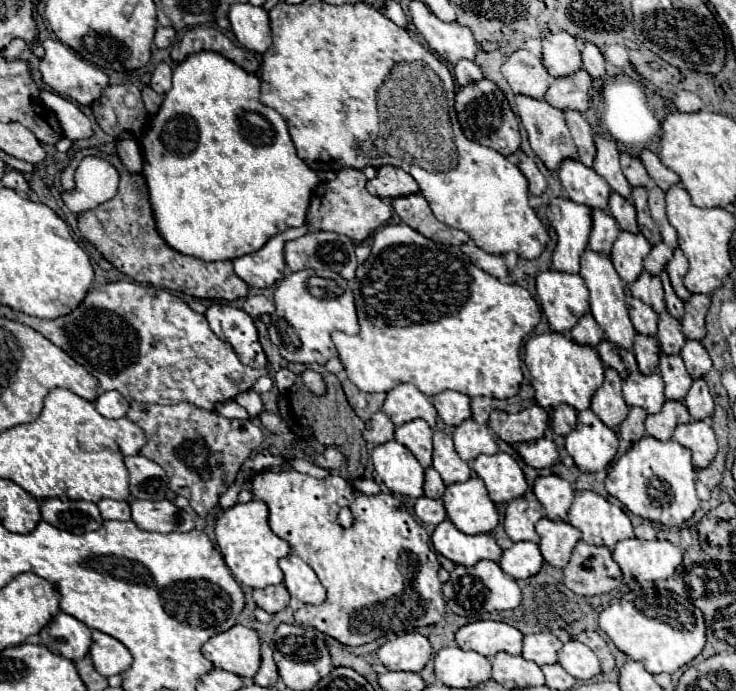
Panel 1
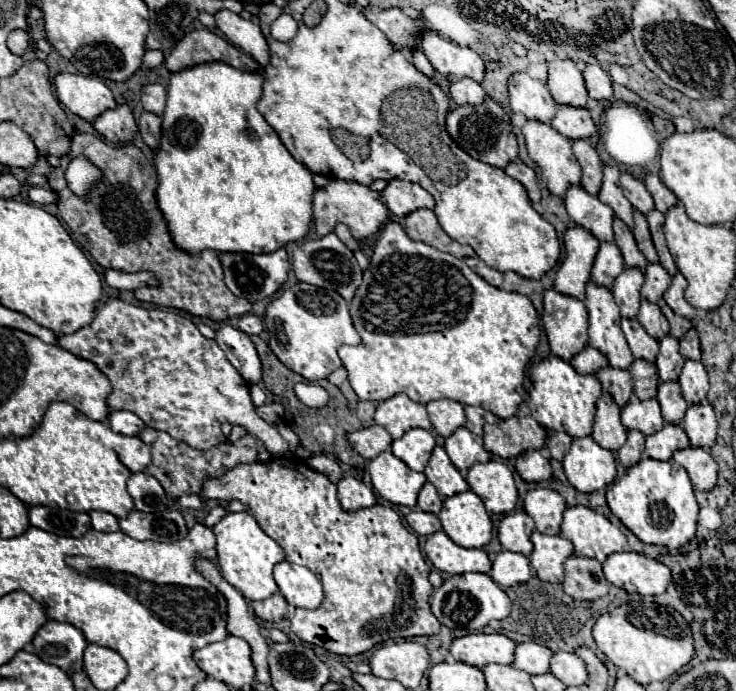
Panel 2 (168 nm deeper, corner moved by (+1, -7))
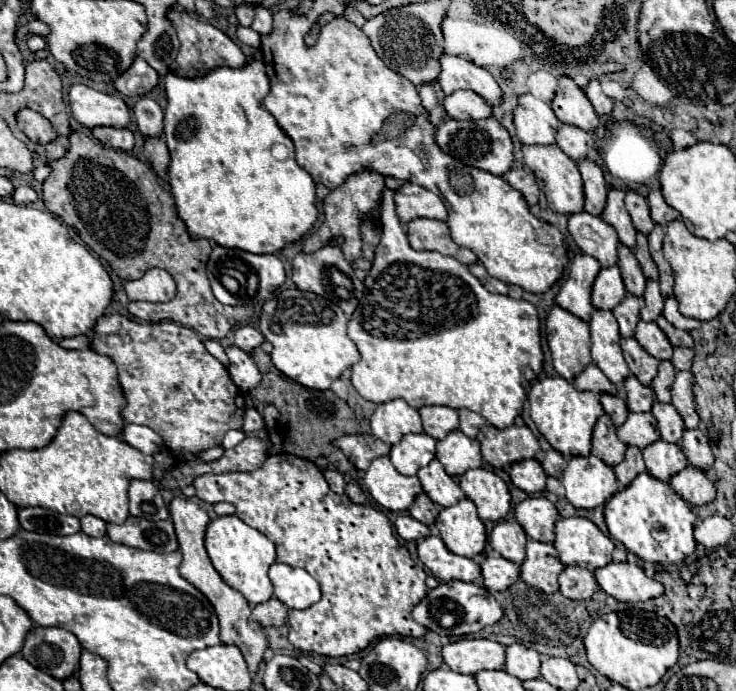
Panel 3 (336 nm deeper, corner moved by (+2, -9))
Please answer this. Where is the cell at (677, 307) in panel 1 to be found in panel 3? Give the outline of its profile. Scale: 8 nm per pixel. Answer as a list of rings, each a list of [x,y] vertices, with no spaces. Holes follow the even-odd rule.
[[[663,315],[657,319],[657,325],[665,331],[665,335],[669,337],[669,341],[671,341],[671,345],[673,347],[693,347],[693,337],[691,337],[691,333],[687,333],[687,331],[683,331],[683,329],[675,329]]]

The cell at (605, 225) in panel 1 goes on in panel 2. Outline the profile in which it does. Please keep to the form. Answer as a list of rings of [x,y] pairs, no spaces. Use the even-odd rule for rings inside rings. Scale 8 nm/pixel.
[[[600,243],[590,281],[594,285],[610,289],[614,279],[620,275],[620,271],[624,271],[624,261],[622,261],[620,249],[614,243]]]

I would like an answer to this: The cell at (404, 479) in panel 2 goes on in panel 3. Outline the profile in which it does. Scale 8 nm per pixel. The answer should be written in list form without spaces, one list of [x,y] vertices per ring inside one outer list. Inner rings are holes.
[[[377,457],[363,477],[371,497],[389,511],[407,511],[423,491],[417,477],[401,475],[389,457]]]

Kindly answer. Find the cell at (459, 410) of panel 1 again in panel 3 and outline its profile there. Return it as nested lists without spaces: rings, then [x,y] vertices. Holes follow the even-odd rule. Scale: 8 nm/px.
[[[421,407],[419,409],[425,433],[433,439],[443,439],[447,433],[459,427],[459,415],[451,407]]]

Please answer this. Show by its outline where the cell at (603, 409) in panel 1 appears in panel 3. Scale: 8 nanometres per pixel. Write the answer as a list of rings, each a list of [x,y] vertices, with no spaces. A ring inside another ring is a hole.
[[[603,413],[599,417],[599,421],[595,423],[595,429],[593,429],[591,453],[613,467],[613,465],[623,461],[625,449],[627,447],[619,441],[619,437],[615,433],[615,425],[613,425],[611,417],[607,417],[607,413]]]

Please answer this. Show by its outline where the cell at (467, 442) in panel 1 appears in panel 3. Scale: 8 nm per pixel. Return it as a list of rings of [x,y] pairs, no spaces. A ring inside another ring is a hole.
[[[459,429],[451,431],[445,439],[437,441],[435,457],[445,465],[445,471],[451,477],[459,477],[465,471],[483,465],[479,441],[463,435]]]

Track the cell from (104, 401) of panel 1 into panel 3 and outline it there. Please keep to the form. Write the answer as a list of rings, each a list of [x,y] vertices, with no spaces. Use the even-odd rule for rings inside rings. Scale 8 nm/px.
[[[127,423],[121,431],[121,437],[123,441],[127,441],[131,447],[139,449],[141,453],[147,453],[147,455],[153,455],[155,451],[159,451],[163,447],[163,439],[149,427],[145,425],[133,425],[133,423]]]

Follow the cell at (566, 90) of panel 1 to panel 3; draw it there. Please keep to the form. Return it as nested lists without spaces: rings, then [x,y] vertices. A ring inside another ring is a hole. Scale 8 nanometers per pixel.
[[[561,125],[559,133],[557,133],[557,145],[573,159],[579,161],[583,157],[589,155],[589,151],[593,149],[593,135],[587,133],[585,129],[579,129],[575,125]]]

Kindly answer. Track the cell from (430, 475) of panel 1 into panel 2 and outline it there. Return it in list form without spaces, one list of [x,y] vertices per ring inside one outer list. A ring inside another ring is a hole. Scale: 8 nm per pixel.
[[[424,483],[420,495],[418,495],[418,505],[416,505],[420,511],[426,511],[426,513],[434,513],[438,515],[440,509],[442,509],[442,499],[440,495],[436,493],[436,489],[432,487],[432,483]]]

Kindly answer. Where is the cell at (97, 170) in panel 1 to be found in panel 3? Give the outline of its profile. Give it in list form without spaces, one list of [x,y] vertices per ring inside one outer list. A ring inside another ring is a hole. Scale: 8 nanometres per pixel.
[[[21,185],[13,193],[13,201],[15,203],[33,203],[33,201],[37,201],[37,193],[31,185]]]

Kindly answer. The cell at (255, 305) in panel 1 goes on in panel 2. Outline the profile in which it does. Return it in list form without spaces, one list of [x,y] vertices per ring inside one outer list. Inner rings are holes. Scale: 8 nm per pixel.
[[[242,315],[238,319],[238,329],[246,335],[260,335],[264,331],[264,325],[262,325],[262,319],[256,317],[256,315]]]

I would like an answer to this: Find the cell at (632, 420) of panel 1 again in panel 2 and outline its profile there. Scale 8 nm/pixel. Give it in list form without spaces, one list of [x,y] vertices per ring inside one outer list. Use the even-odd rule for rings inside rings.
[[[628,431],[628,441],[618,449],[618,461],[624,469],[636,465],[642,459],[644,451],[644,435],[640,431]]]

